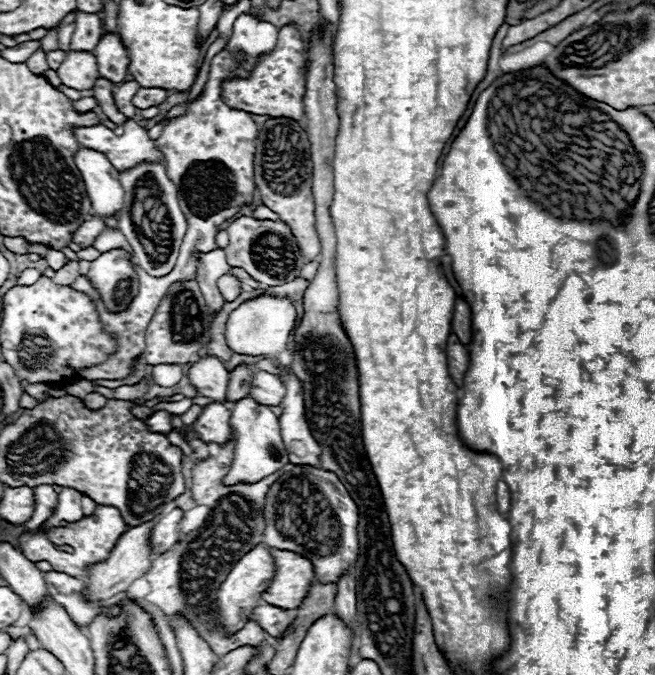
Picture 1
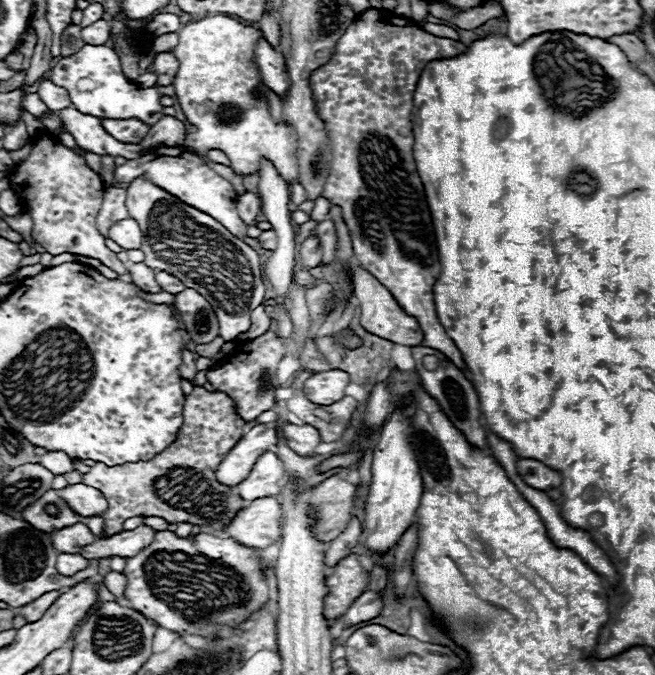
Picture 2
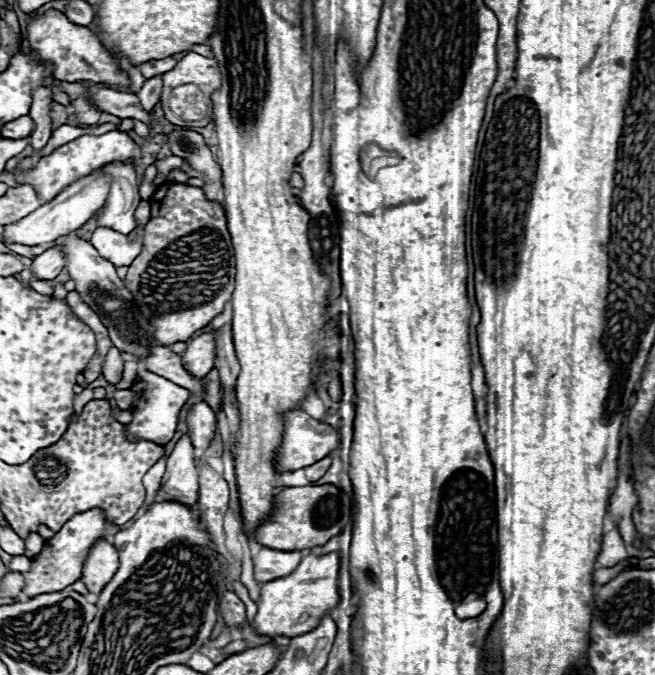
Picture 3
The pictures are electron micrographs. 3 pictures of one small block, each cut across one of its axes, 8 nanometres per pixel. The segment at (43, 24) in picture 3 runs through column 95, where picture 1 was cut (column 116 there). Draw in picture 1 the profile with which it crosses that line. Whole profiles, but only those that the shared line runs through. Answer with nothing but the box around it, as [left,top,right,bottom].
[94,32,128,82]

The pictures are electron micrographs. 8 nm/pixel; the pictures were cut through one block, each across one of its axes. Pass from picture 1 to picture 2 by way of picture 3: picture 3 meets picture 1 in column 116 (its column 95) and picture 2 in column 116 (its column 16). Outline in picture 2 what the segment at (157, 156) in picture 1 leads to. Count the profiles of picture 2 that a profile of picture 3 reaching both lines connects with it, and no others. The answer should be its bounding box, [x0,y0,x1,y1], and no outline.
[116,146,246,238]

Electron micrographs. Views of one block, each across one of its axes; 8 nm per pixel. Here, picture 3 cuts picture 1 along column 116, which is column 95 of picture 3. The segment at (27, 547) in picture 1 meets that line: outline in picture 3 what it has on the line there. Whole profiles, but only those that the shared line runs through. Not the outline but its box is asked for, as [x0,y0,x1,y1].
[22,510,112,596]

